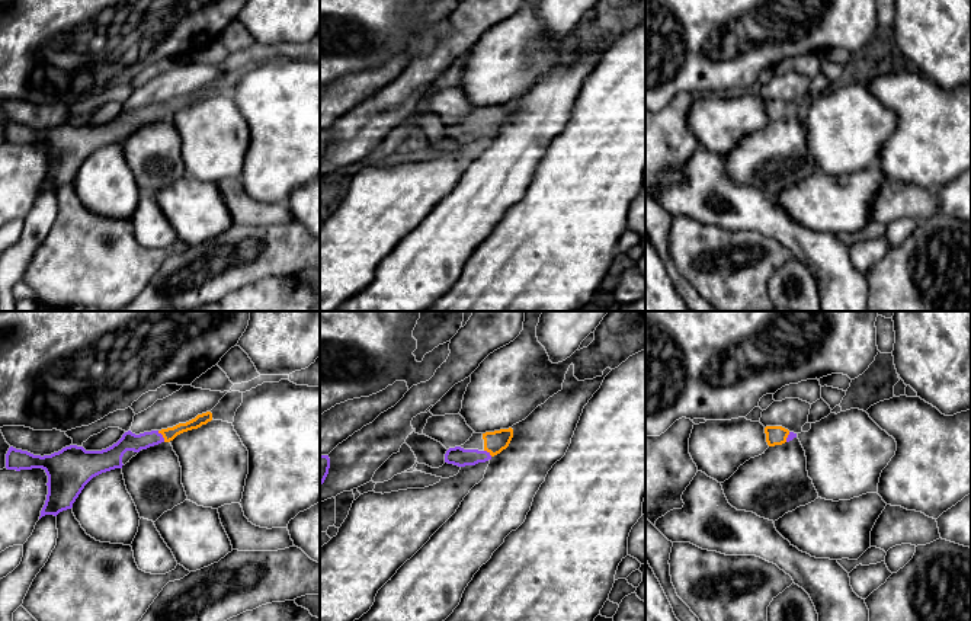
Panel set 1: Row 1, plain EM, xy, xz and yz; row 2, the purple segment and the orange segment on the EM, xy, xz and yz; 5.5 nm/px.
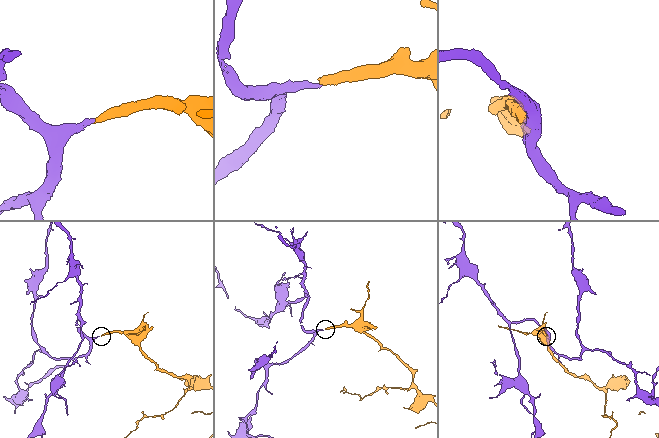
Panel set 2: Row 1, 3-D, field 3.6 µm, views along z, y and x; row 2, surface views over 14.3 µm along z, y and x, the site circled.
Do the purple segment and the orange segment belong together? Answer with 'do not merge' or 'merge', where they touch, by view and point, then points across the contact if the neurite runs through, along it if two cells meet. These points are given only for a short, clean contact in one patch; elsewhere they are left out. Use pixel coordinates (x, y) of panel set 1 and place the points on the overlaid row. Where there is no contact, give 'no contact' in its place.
merge | xy (162, 437) | across xy (130, 441), (162, 437), (169, 434)

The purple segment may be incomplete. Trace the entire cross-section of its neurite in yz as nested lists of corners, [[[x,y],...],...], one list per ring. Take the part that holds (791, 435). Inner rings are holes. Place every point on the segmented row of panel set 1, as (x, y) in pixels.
[[[766,426],[765,433],[769,446],[782,445],[797,438],[797,433],[789,432],[782,426]]]

